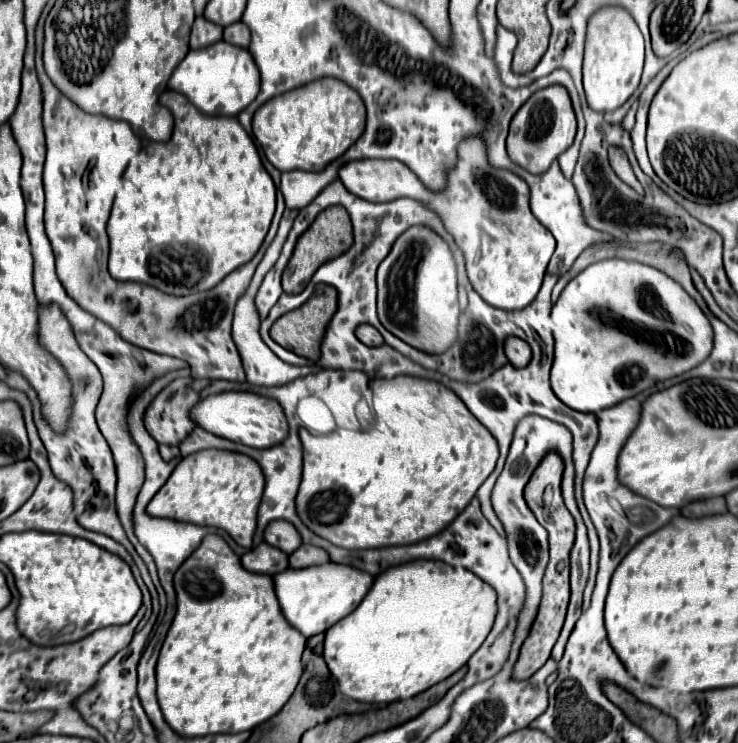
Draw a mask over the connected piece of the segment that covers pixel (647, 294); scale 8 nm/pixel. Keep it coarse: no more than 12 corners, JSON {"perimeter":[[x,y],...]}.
{"perimeter":[[596,262],[552,308],[552,390],[596,414],[706,360],[652,266]]}

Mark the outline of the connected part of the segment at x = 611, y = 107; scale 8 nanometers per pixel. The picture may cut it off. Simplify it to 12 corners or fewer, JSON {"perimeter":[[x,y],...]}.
{"perimeter":[[622,8],[588,22],[584,92],[614,112],[638,88],[644,36]]}

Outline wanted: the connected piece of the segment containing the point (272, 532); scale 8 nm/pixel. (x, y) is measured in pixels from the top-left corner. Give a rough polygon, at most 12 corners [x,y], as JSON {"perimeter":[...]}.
{"perimeter":[[286,520],[264,530],[264,542],[292,554],[300,534]]}

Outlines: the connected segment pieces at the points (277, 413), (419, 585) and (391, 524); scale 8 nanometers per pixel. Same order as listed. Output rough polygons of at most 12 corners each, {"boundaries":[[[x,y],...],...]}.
{"boundaries":[[[252,392],[210,394],[194,424],[252,448],[288,436],[280,404]],[[416,560],[326,632],[340,692],[408,700],[482,646],[496,592]],[[444,384],[300,430],[296,512],[346,550],[442,532],[498,462]]]}

